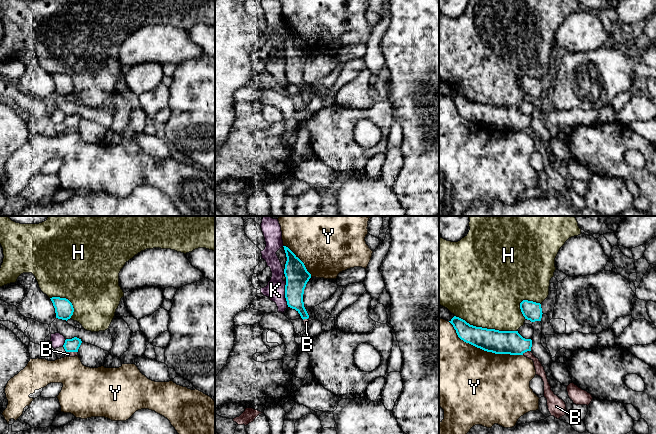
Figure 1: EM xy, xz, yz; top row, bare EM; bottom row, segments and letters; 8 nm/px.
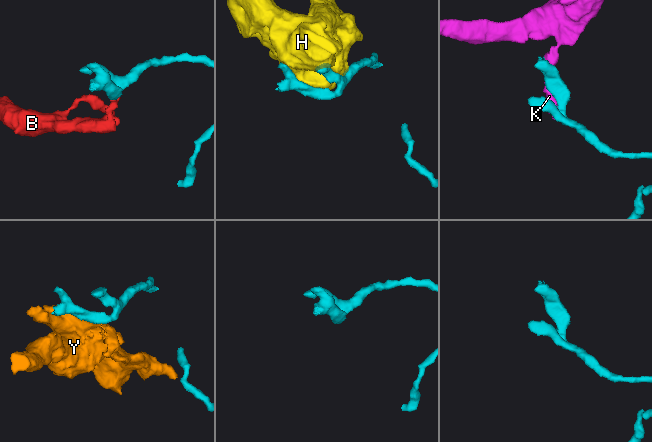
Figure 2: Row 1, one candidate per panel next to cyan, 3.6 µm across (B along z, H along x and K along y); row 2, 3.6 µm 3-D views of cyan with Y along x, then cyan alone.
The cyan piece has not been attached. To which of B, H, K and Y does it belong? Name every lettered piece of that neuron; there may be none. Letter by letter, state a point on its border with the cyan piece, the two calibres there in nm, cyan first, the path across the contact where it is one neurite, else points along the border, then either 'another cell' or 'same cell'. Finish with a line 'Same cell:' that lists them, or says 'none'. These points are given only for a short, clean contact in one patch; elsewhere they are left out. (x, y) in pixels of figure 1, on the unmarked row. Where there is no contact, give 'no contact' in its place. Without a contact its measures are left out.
B: xy (72, 127) | 110/50 nm | across xy (71, 121), (72, 127), (68, 130) | same cell
H: yz (486, 104) | 190/500 nm | another cell
K: xz (285, 69) | 190/160 nm | another cell
Y: yz (483, 125) | 190/480 nm | another cell
Same cell: B

